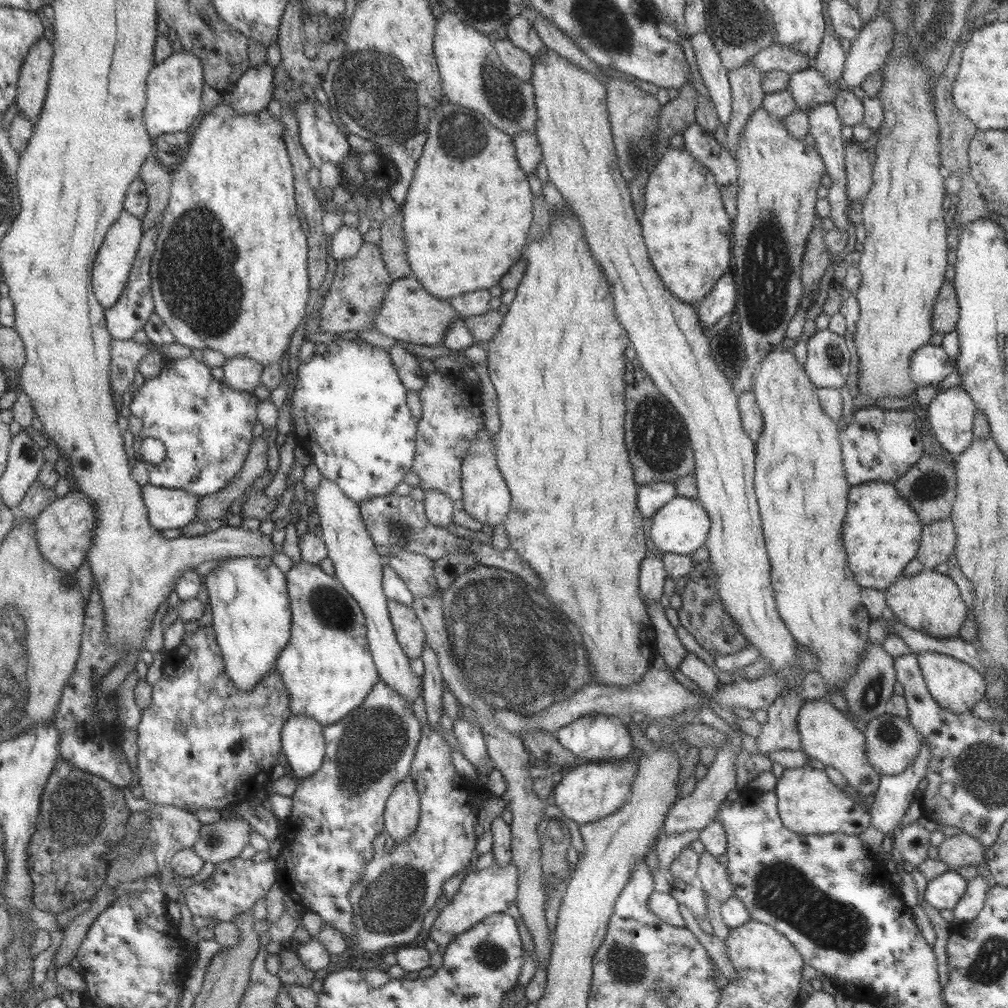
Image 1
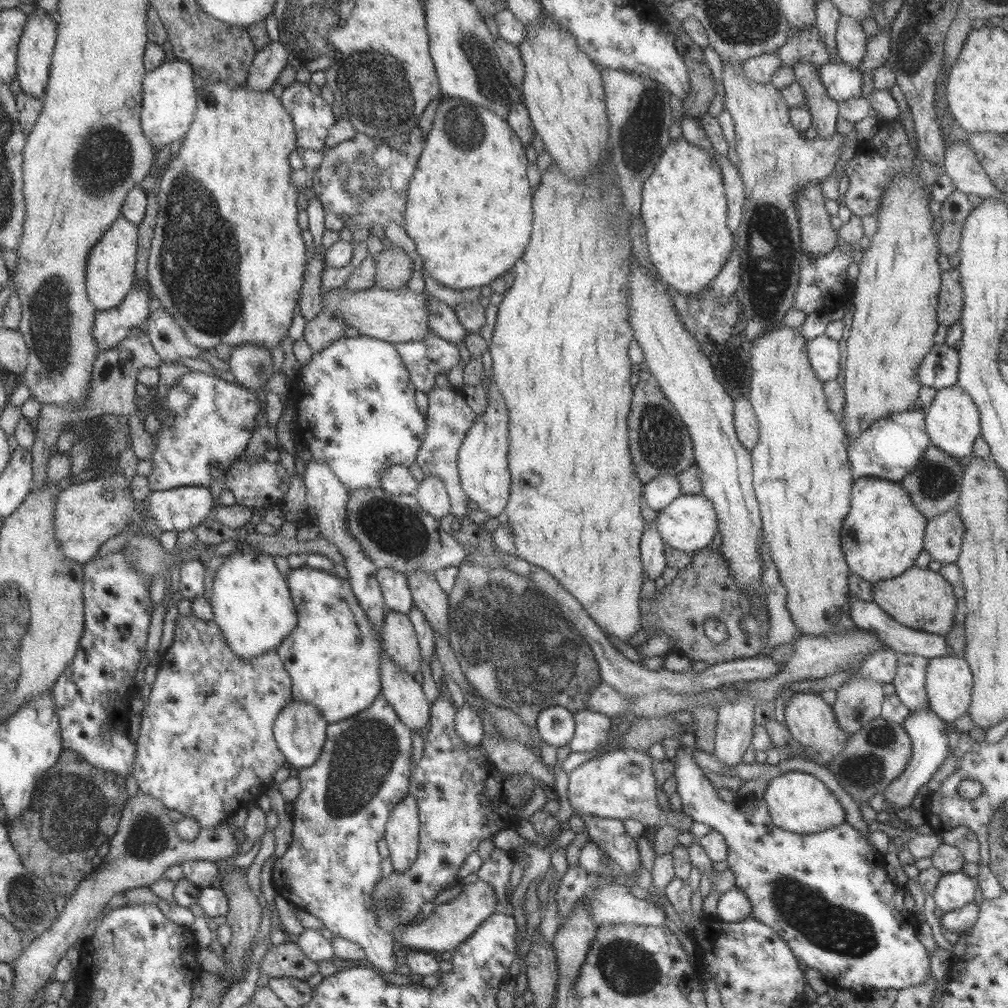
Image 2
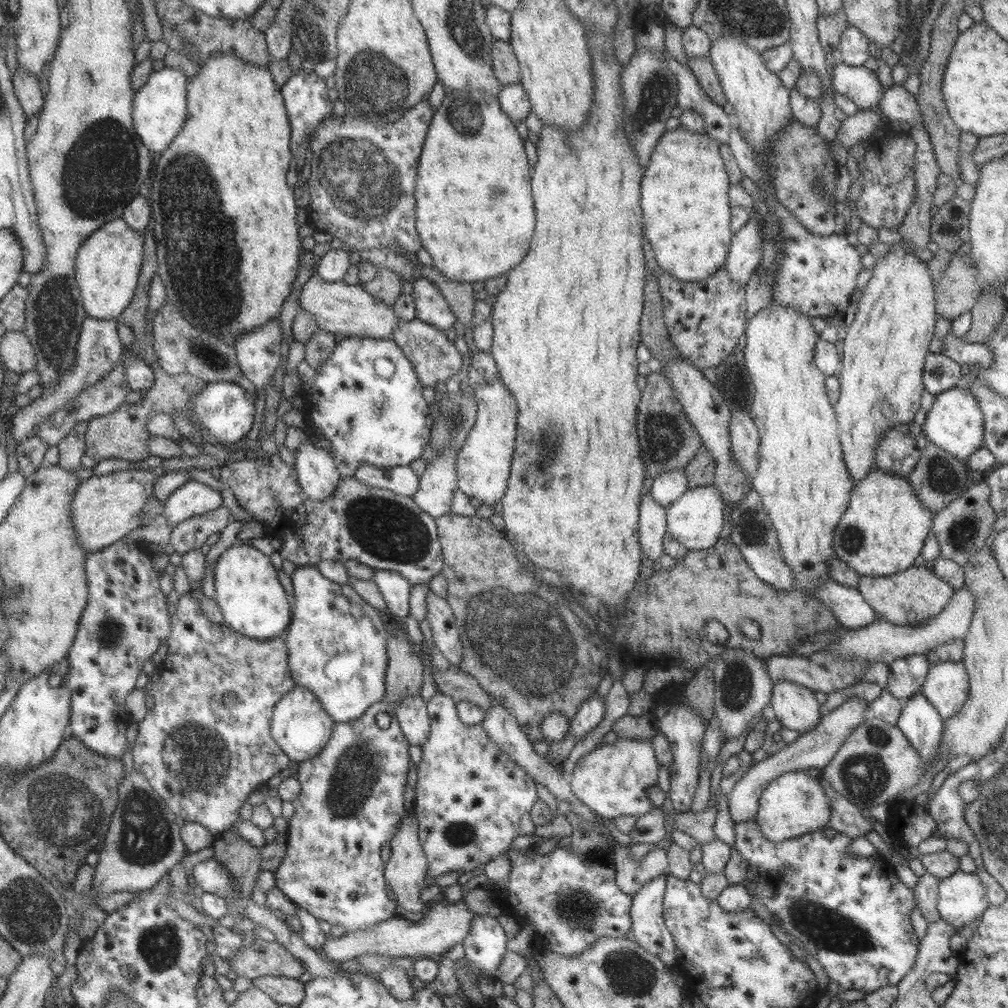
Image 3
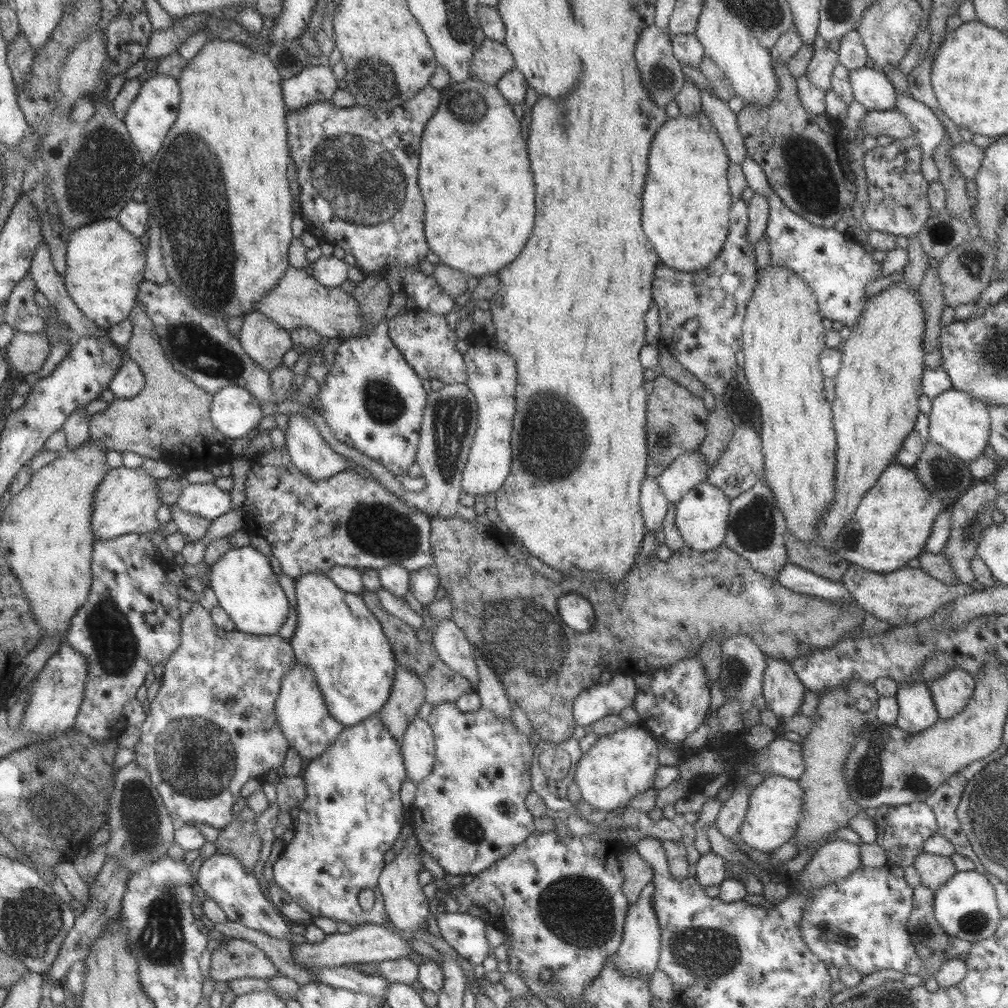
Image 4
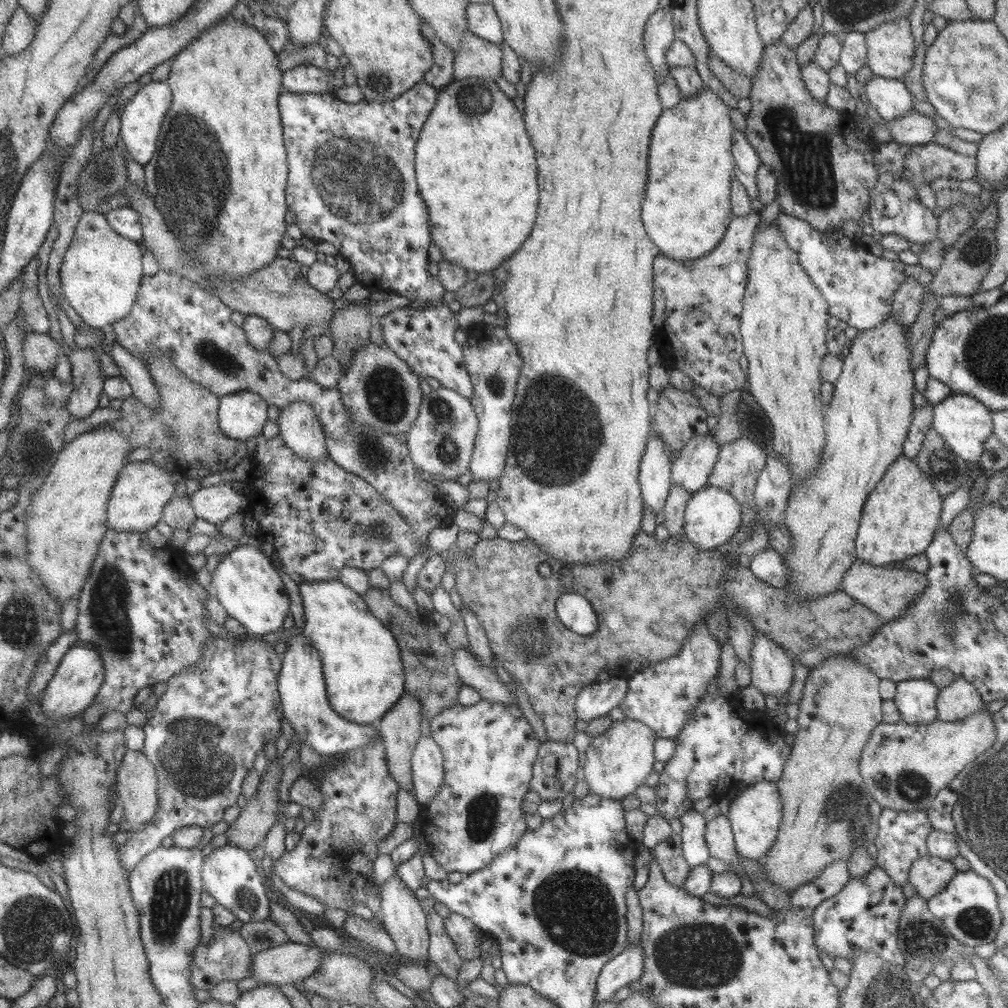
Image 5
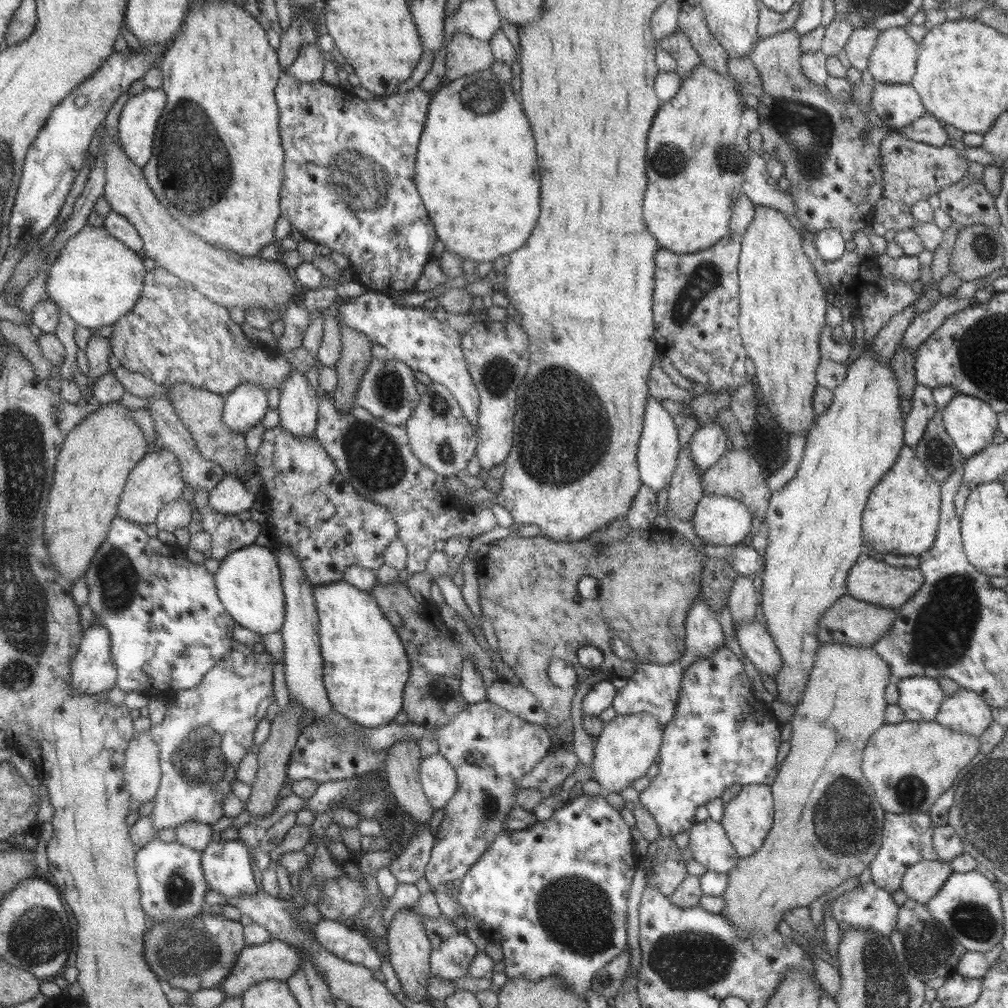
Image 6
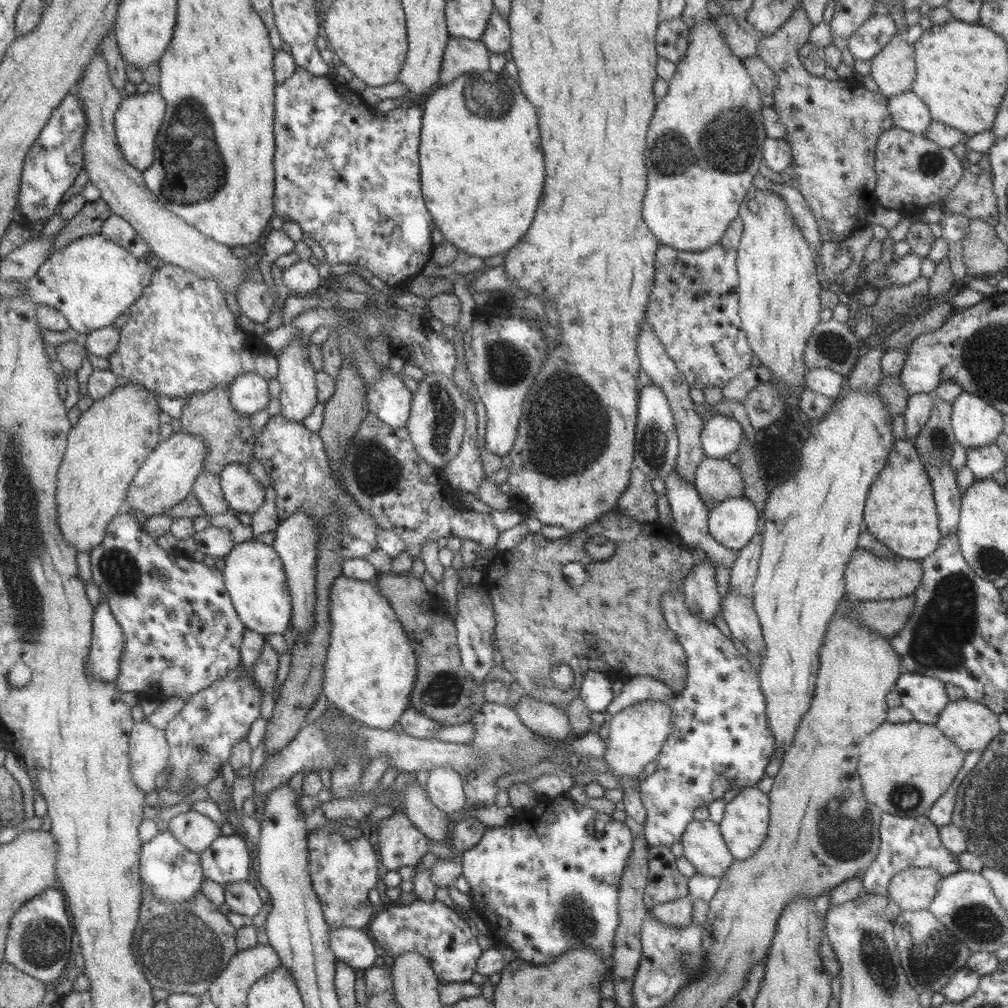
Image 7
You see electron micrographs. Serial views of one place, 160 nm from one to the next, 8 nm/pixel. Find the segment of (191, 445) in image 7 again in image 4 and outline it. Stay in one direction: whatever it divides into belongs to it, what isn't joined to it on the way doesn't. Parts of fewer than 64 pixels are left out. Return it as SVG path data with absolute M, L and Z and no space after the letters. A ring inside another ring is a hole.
M142 467L111 468L95 489L92 504L91 528L97 541L111 540L122 534L150 534L160 528L155 513L163 506L157 495L157 484Z

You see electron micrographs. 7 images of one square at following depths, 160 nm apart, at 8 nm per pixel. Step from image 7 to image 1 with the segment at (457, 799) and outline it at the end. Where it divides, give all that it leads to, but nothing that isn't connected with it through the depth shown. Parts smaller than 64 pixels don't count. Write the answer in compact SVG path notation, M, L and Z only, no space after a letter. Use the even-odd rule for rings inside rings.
M323 476L312 493L314 509L319 517L321 538L328 552L327 558L332 560L335 568L334 576L338 578L341 586L351 595L351 598L357 602L363 613L367 648L378 678L411 705L420 692L421 679L409 668L409 658L405 656L400 644L396 641L395 631L388 615L387 600L382 591L383 558L377 554L375 545L365 530L358 504L349 500L337 483Z

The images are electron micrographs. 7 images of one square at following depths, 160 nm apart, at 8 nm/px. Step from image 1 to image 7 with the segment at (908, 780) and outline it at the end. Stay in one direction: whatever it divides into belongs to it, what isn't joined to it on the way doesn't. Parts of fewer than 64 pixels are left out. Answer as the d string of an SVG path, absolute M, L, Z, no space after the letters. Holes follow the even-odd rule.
M903 671L893 690L899 695L901 706L912 714L913 721L934 725L949 701L945 685L938 678Z

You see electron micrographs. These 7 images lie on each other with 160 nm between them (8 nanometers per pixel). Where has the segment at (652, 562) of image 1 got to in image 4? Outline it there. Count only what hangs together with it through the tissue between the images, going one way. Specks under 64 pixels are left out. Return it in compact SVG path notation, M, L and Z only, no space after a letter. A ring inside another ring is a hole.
M646 476L640 484L640 511L644 520L645 530L653 533L661 529L668 509L668 500L660 491L658 478Z

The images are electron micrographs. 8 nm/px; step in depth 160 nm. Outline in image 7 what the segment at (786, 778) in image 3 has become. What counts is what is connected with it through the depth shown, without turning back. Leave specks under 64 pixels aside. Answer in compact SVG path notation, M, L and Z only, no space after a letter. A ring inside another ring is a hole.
M755 786L741 789L739 794L725 804L723 819L718 829L734 861L743 861L753 856L766 839L769 822L768 794L760 792Z

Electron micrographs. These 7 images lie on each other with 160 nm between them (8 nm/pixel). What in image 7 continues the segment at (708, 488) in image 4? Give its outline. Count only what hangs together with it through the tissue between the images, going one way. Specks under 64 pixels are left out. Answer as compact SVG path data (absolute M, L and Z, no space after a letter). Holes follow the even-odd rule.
M727 497L708 511L708 533L721 546L738 551L757 532L757 519L757 508L747 497Z

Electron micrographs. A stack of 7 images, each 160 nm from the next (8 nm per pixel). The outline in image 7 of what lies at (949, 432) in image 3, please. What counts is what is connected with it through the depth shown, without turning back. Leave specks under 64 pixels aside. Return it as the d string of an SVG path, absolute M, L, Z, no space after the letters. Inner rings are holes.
M962 390L950 414L955 441L965 448L994 444L1003 429L1003 415L986 400Z

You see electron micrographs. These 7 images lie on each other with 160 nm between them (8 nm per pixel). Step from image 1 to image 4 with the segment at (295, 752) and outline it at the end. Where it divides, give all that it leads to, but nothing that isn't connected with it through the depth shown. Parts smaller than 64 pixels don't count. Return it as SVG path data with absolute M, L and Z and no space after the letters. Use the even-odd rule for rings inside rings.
M295 661L280 680L280 689L274 706L278 725L288 746L306 762L325 752L344 727L329 714L316 684L313 671Z

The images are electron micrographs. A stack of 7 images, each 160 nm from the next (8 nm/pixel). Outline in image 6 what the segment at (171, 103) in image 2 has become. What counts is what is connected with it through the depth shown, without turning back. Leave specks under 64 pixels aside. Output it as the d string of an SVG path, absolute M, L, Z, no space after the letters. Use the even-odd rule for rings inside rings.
M145 86L139 94L129 95L118 116L118 142L135 166L143 167L152 155L152 140L154 132L159 128L161 111L167 101L165 93L160 89Z

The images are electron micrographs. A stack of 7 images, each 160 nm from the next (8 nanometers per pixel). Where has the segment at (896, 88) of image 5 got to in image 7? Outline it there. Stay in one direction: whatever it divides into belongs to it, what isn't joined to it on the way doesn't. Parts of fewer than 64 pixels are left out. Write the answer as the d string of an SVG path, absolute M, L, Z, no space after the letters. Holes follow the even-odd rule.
M905 90L905 93L887 99L887 108L893 126L911 134L923 135L932 121L925 103L912 90Z

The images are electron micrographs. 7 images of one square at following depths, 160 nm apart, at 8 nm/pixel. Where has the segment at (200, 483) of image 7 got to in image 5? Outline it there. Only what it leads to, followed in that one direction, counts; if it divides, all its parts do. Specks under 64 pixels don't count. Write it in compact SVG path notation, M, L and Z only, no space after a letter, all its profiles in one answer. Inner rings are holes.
M109 343L109 356L119 368L120 376L125 379L131 387L133 398L136 398L143 406L152 408L153 411L160 410L160 398L153 379L149 378L149 372L144 362L133 357L128 350L125 350L119 343Z

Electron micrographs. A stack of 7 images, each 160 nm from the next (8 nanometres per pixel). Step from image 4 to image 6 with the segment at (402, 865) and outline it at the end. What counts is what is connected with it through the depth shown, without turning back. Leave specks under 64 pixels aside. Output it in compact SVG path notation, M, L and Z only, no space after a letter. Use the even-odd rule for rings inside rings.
M412 908L395 912L389 923L385 938L388 946L389 962L397 980L399 980L399 984L402 986L401 990L403 990L404 996L415 1002L430 1003L431 998L427 996L425 986L432 977L429 968L431 945L429 939L425 936L419 914L413 912Z

